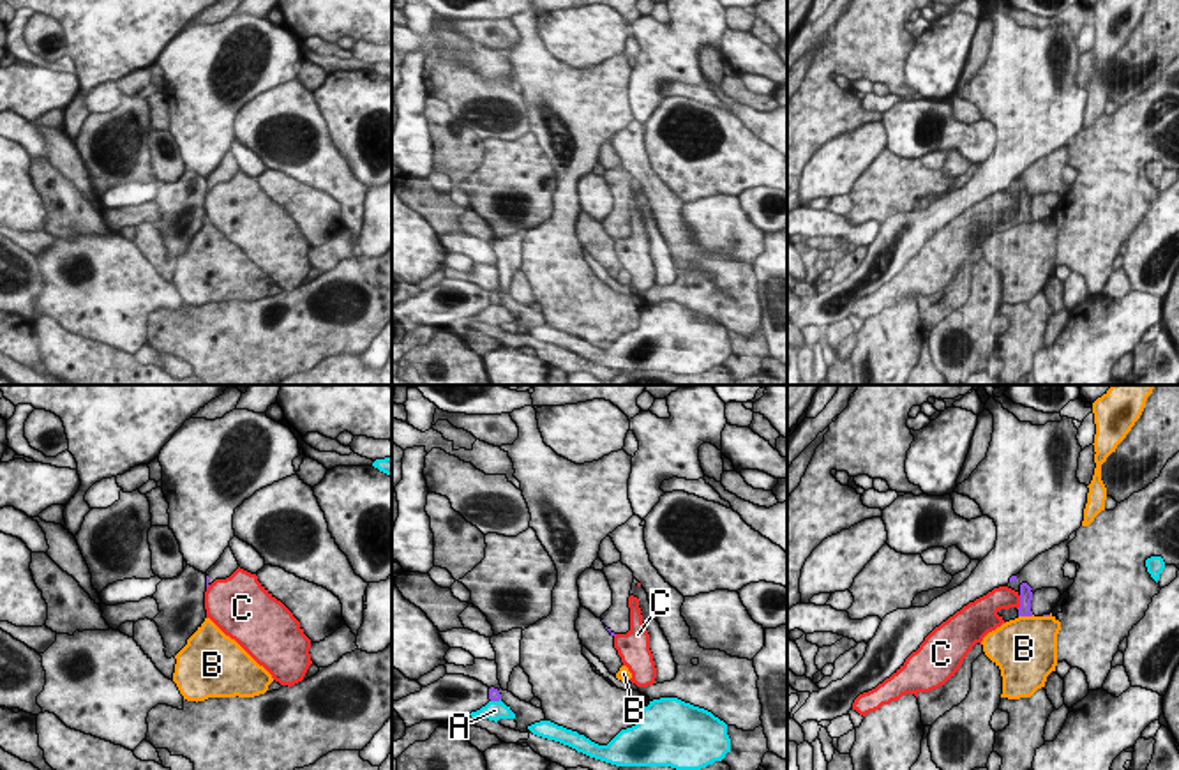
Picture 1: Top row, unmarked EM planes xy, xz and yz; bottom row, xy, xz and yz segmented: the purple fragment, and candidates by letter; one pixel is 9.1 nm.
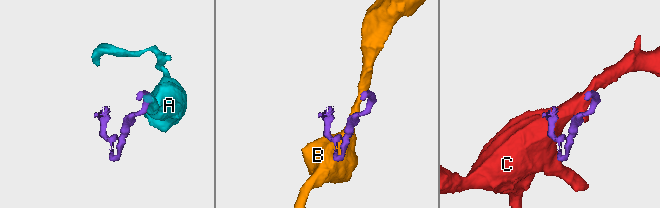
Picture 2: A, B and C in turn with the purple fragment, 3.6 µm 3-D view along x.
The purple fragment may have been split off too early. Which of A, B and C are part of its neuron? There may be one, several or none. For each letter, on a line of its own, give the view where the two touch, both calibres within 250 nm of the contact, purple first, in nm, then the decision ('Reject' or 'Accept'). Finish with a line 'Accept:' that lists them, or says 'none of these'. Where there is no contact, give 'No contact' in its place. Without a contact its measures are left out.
A: Touches purple in xz. Thickness 100 nm (purple) against 190 nm. Reject
B: Touches purple in yz. Thickness 130 nm (purple) against 480 nm. Reject
C: Touches purple in yz. Thickness 130 nm (purple) against 220 nm. Reject
Accept: none of these

